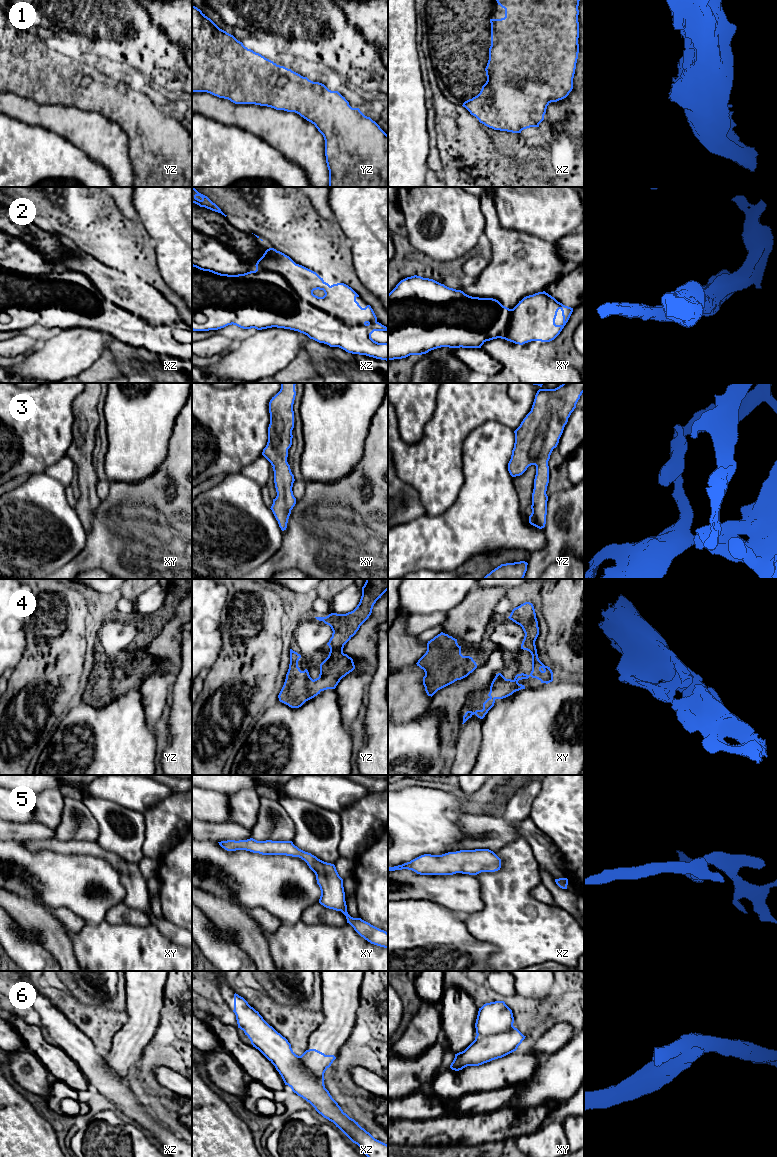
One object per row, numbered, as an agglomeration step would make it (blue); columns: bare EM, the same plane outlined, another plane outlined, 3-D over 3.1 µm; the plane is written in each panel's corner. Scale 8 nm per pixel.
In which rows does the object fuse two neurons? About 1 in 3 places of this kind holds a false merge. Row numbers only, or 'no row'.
2

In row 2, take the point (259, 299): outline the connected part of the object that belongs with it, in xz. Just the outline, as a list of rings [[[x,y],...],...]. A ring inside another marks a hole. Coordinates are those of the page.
[[[192,264],[192,330],[218,330],[232,324],[243,329],[290,329],[348,353],[388,361],[388,343],[378,343],[371,338],[374,331],[388,331],[388,327],[379,322],[346,324],[303,300],[287,280],[274,271],[256,268],[244,274],[228,275]]]

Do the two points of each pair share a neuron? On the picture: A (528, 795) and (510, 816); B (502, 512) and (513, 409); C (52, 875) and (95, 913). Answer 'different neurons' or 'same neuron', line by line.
A: same neuron
B: different neurons
C: same neuron

